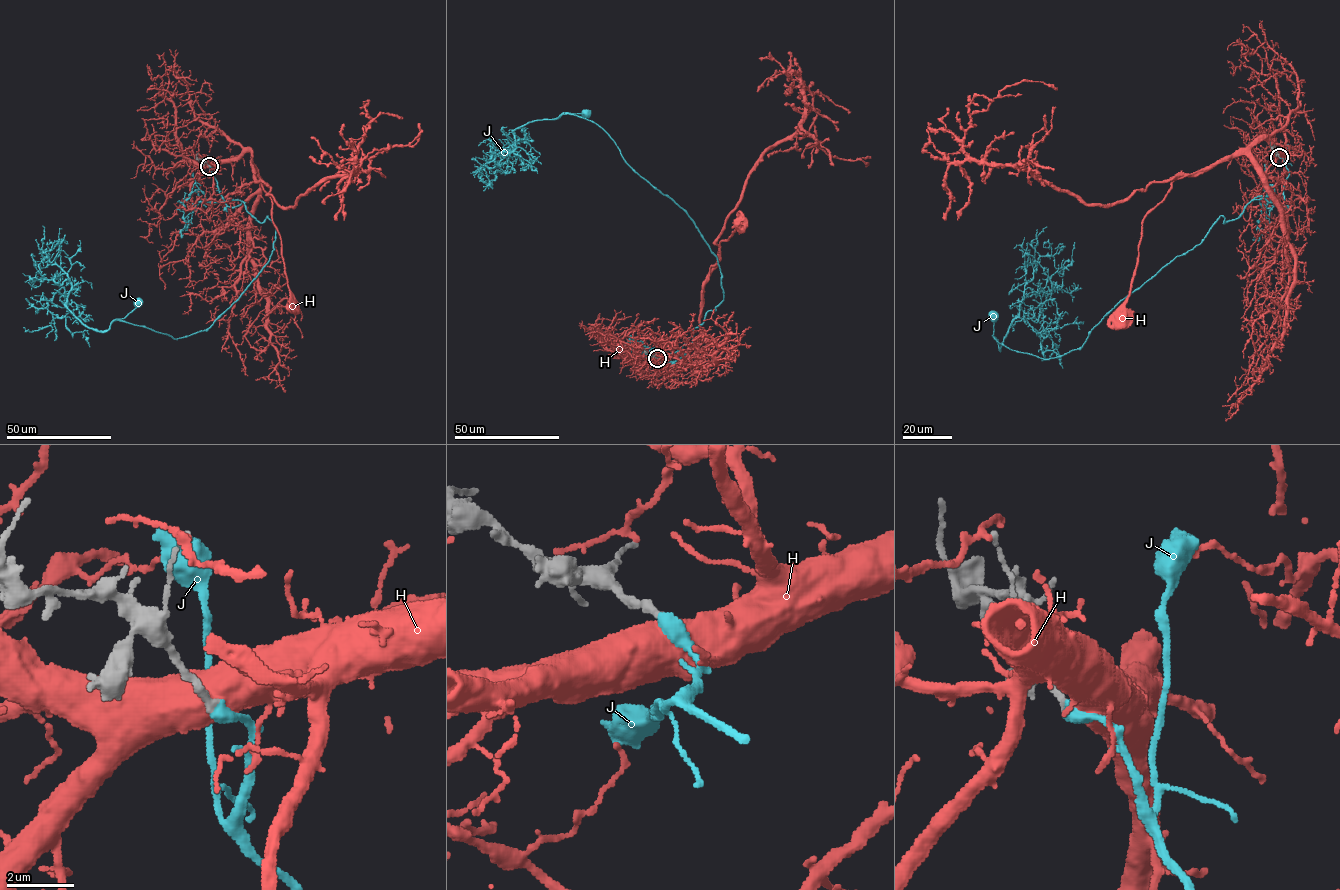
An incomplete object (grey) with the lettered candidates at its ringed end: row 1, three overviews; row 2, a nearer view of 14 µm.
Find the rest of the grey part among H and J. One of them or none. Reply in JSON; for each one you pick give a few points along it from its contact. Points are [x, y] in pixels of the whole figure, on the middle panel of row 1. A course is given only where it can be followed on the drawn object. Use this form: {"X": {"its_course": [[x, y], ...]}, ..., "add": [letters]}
{"J": {"its_course": [[657, 358], [663, 366], [677, 360], [723, 300], [717, 258], [601, 127], [568, 113], [585, 113]]}, "add": ["J"]}

